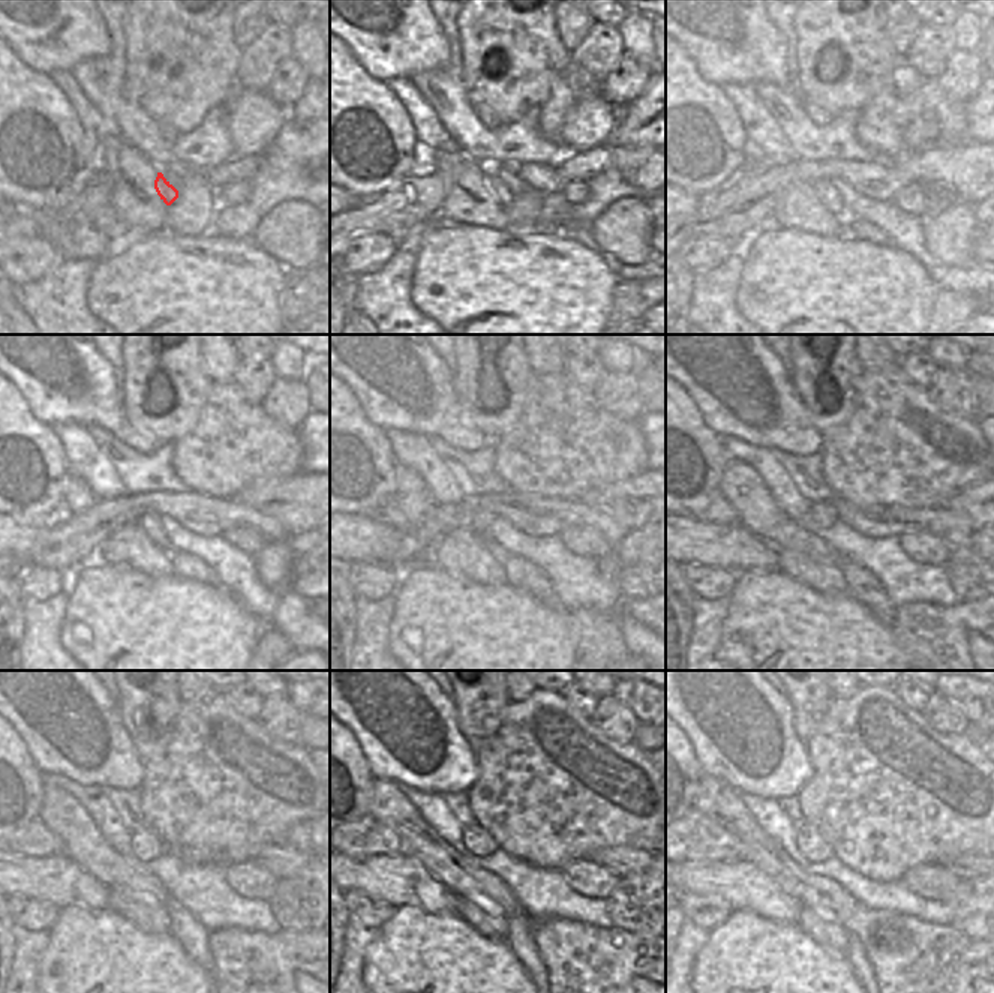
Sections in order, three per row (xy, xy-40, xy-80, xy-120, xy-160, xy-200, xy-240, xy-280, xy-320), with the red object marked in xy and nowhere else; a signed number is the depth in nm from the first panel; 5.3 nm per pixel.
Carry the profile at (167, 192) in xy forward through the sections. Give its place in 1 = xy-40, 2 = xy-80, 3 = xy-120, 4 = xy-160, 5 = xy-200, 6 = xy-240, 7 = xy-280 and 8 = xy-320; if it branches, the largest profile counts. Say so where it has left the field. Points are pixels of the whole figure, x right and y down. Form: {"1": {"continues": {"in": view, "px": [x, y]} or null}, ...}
{"1": {"continues": {"in": "xy-40", "px": [499, 191]}}, "2": {"continues": {"in": "xy-80", "px": [823, 188]}}, "3": {"continues": {"in": "xy-120", "px": [150, 524]}}, "4": {"continues": {"in": "xy-160", "px": [482, 519]}}, "5": {"continues": {"in": "xy-200", "px": [823, 515]}}, "6": {"continues": {"in": "xy-240", "px": [144, 843]}}, "7": {"continues": {"in": "xy-280", "px": [479, 842]}}, "8": {"continues": {"in": "xy-320", "px": [810, 843]}}}

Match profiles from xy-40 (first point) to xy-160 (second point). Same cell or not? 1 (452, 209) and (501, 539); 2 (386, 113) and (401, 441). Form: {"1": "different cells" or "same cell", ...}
{"1": "different cells", "2": "different cells"}

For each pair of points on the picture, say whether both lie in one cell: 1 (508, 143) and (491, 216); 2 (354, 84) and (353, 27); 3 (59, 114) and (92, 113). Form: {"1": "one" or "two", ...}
{"1": "two", "2": "two", "3": "two"}

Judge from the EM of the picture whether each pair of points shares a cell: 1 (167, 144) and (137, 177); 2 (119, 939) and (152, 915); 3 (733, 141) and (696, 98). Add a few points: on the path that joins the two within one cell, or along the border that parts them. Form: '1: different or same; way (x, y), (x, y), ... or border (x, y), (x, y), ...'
1: different; border (123, 140), (159, 167)
2: different; border (108, 908), (147, 933), (168, 932)
3: same; way (721, 129), (715, 113), (708, 107)

